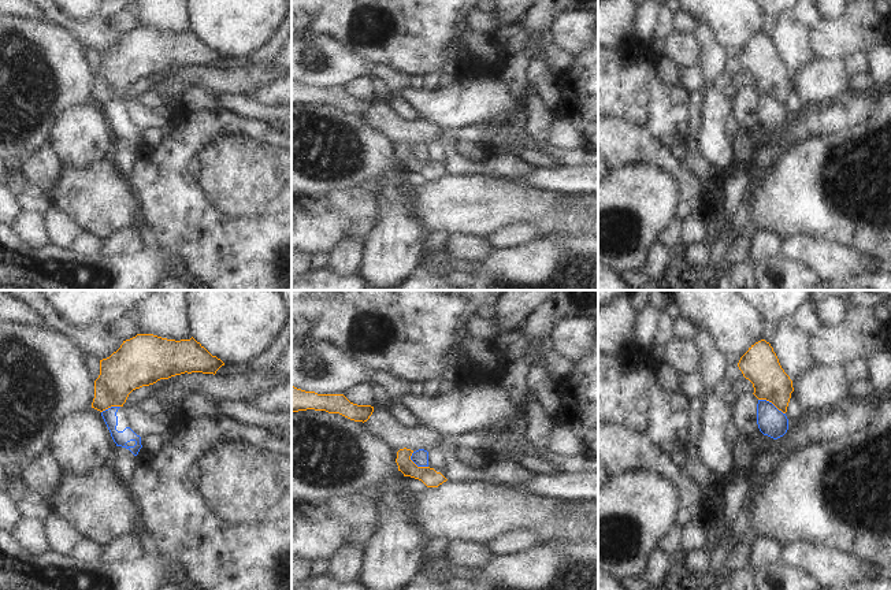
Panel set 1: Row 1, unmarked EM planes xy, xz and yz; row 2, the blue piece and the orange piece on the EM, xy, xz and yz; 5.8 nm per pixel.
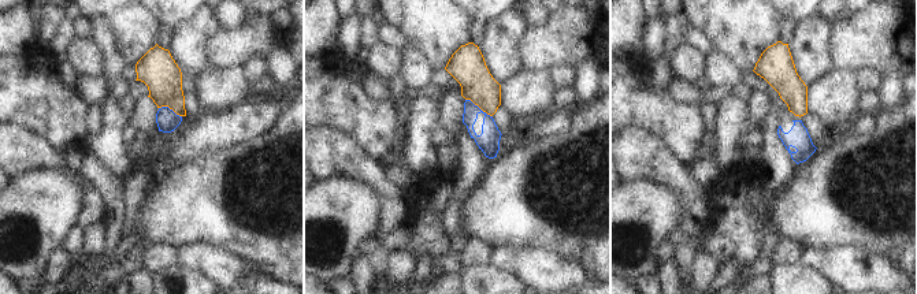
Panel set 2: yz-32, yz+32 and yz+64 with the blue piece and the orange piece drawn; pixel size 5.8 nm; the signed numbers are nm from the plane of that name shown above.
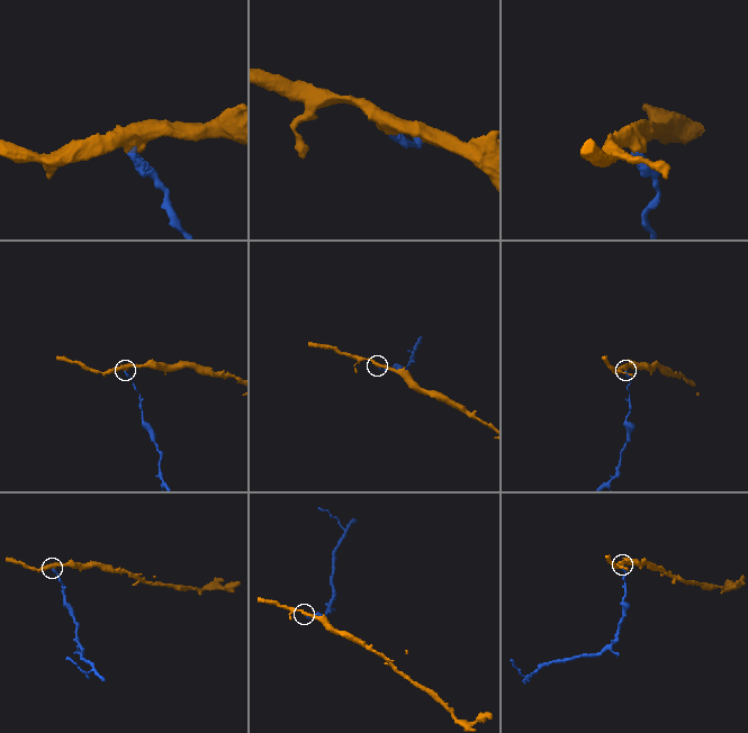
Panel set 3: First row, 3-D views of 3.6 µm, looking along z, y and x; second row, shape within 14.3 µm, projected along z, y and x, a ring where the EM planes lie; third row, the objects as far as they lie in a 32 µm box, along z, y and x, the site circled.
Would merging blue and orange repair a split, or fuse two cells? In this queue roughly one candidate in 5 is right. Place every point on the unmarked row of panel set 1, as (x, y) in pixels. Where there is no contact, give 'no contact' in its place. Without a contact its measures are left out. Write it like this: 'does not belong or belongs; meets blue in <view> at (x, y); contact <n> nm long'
does not belong; meets blue in yz at (771, 96); contact 180 nm long

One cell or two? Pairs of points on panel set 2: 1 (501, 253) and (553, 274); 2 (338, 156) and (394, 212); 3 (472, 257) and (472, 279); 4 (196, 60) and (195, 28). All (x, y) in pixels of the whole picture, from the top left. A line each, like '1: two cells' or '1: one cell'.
1: one cell
2: one cell
3: two cells
4: one cell

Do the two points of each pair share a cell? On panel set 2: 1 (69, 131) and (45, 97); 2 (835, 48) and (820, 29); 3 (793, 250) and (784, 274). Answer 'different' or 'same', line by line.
1: same
2: different
3: different

